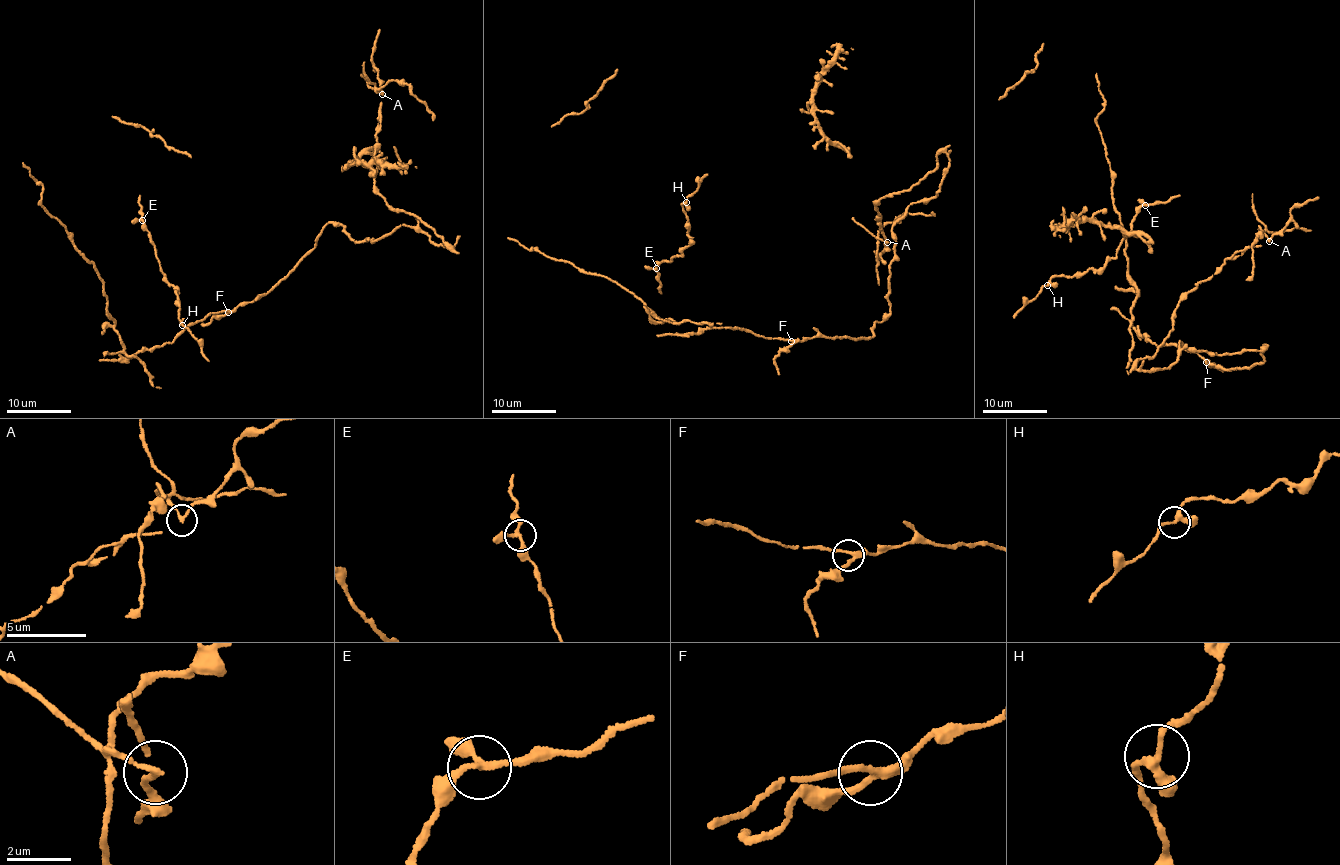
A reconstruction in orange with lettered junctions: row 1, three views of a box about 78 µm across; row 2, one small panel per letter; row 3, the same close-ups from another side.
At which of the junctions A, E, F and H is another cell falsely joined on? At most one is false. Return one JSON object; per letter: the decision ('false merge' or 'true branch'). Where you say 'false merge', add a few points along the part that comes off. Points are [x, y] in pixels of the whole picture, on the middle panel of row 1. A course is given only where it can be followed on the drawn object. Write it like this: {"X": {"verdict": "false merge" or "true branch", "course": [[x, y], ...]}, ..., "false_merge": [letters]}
{"A": {"verdict": "false merge", "course": [[886, 243], [878, 234], [885, 222], [909, 213], [928, 216], [932, 212]]}, "E": {"verdict": "true branch"}, "F": {"verdict": "true branch"}, "H": {"verdict": "true branch"}, "false_merge": ["A"]}

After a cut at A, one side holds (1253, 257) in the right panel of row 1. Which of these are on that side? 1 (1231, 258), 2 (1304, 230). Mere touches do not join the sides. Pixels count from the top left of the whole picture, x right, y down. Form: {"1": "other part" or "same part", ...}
{"1": "other part", "2": "same part"}

